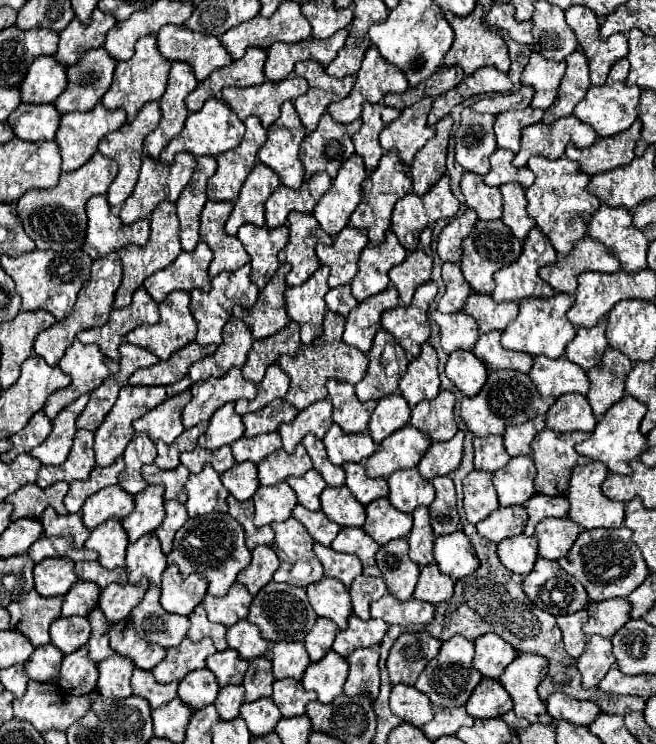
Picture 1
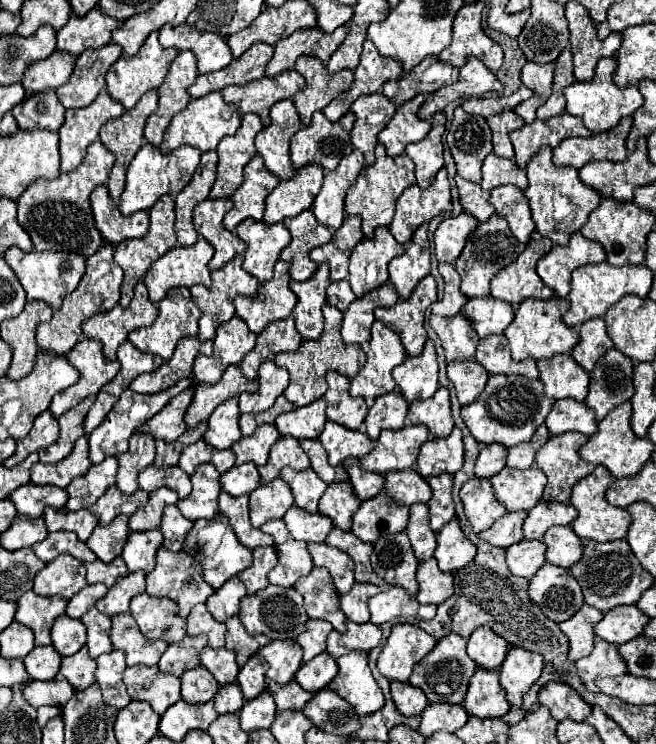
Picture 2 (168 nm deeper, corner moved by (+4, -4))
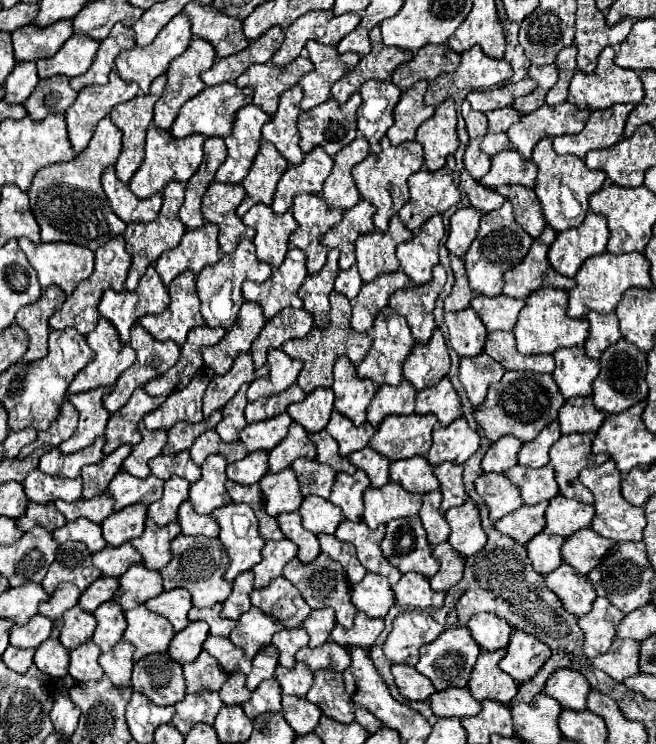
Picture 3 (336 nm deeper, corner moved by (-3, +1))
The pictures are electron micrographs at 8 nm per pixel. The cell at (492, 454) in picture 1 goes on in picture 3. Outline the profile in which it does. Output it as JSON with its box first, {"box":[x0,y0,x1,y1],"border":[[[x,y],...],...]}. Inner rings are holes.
{"box":[482,437,522,473],"border":[[[500,437],[486,451],[486,455],[482,459],[482,469],[504,473],[512,465],[516,465],[516,455],[518,455],[520,447],[522,447],[522,441],[518,441],[516,437]]]}

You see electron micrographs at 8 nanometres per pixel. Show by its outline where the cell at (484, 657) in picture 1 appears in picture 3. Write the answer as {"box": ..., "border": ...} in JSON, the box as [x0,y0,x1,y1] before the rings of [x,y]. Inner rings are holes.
{"box":[468,613,512,651],"border":[[[490,613],[474,615],[468,623],[468,629],[472,631],[472,637],[482,651],[506,649],[510,641],[510,633],[512,633],[512,629],[508,627],[504,619]]]}

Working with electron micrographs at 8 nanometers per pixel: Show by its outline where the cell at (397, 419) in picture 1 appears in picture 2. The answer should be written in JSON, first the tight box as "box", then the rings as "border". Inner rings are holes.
{"box":[365,390,409,440],"border":[[[393,390],[385,396],[377,396],[365,418],[365,432],[369,434],[369,438],[377,440],[379,432],[385,428],[391,428],[391,430],[403,428],[407,408],[409,408],[409,402],[403,398],[399,390]]]}

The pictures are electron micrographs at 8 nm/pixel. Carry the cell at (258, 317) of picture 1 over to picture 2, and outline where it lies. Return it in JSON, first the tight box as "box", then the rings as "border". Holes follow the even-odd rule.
{"box":[237,260,297,334],"border":[[[279,260],[275,264],[273,278],[259,284],[255,296],[237,296],[237,314],[247,322],[247,326],[259,334],[269,322],[287,318],[297,304],[297,296],[289,288],[289,262]]]}

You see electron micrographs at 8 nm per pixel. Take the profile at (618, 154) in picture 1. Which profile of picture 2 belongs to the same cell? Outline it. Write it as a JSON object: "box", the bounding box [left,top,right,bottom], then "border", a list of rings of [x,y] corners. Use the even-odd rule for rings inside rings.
{"box":[553,116,631,168],"border":[[[631,116],[621,118],[619,124],[607,132],[589,138],[565,138],[553,148],[553,162],[557,166],[581,168],[593,160],[621,162],[627,158],[625,138],[631,128]]]}

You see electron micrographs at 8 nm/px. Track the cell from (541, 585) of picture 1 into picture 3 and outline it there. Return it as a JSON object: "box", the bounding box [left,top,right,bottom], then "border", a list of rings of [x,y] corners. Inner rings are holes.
{"box":[544,563,596,617],"border":[[[562,563],[552,573],[544,575],[544,585],[558,595],[562,607],[572,615],[580,617],[590,611],[596,591],[586,575],[578,575],[568,563]]]}

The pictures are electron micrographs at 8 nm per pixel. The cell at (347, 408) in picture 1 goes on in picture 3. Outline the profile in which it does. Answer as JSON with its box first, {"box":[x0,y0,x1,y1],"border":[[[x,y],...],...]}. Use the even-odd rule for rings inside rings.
{"box":[332,357,376,425],"border":[[[340,357],[334,363],[332,391],[336,395],[336,411],[348,417],[354,425],[366,423],[366,409],[376,395],[376,385],[368,379],[358,379],[356,367],[346,357]]]}

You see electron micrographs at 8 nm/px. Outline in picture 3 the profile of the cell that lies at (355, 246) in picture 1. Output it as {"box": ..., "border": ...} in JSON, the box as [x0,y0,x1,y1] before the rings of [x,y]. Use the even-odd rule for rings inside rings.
{"box":[322,199,374,269],"border":[[[360,199],[350,211],[344,211],[342,221],[334,225],[330,231],[324,233],[322,243],[328,249],[338,249],[340,251],[340,269],[350,269],[354,265],[354,243],[360,235],[374,231],[372,223],[372,213],[374,205]]]}

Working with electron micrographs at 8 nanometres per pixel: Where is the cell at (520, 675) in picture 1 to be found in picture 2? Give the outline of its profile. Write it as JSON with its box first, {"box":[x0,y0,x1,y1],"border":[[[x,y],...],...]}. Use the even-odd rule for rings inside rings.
{"box":[501,648,543,708],"border":[[[509,648],[503,664],[501,664],[501,686],[507,692],[507,700],[513,708],[521,708],[523,694],[531,688],[531,684],[541,676],[543,656],[529,652],[525,648]]]}

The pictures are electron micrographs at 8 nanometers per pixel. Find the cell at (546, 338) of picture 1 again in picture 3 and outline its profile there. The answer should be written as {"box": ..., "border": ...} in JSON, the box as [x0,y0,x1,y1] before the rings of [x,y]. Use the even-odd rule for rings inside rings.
{"box":[514,289,588,355],"border":[[[538,289],[526,299],[524,309],[520,311],[518,323],[514,327],[518,351],[522,355],[532,353],[554,353],[560,347],[578,347],[584,345],[588,337],[588,321],[586,319],[570,319],[566,315],[568,293],[562,289]]]}

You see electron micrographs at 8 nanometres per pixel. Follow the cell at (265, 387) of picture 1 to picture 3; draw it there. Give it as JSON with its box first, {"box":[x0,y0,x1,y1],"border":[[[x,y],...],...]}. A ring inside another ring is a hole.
{"box":[248,349,302,401],"border":[[[282,349],[268,351],[268,365],[270,375],[266,379],[256,379],[248,387],[248,401],[258,401],[260,397],[272,397],[276,393],[286,391],[290,385],[296,383],[296,377],[302,369],[302,363],[290,359]]]}

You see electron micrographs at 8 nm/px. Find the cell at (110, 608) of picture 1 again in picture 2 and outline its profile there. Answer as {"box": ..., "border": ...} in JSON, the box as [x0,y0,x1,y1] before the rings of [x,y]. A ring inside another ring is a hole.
{"box":[97,572,145,616],"border":[[[131,572],[119,578],[107,592],[105,598],[97,602],[97,610],[107,616],[117,616],[129,610],[133,596],[145,592],[145,572]]]}

